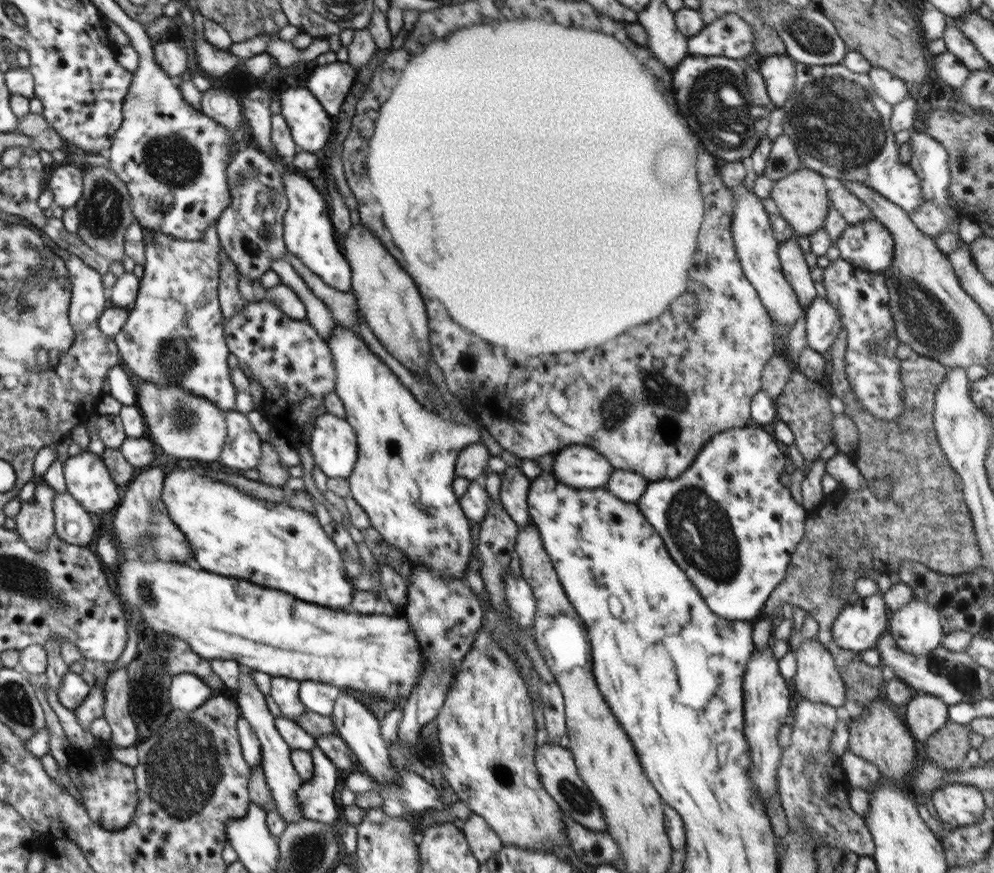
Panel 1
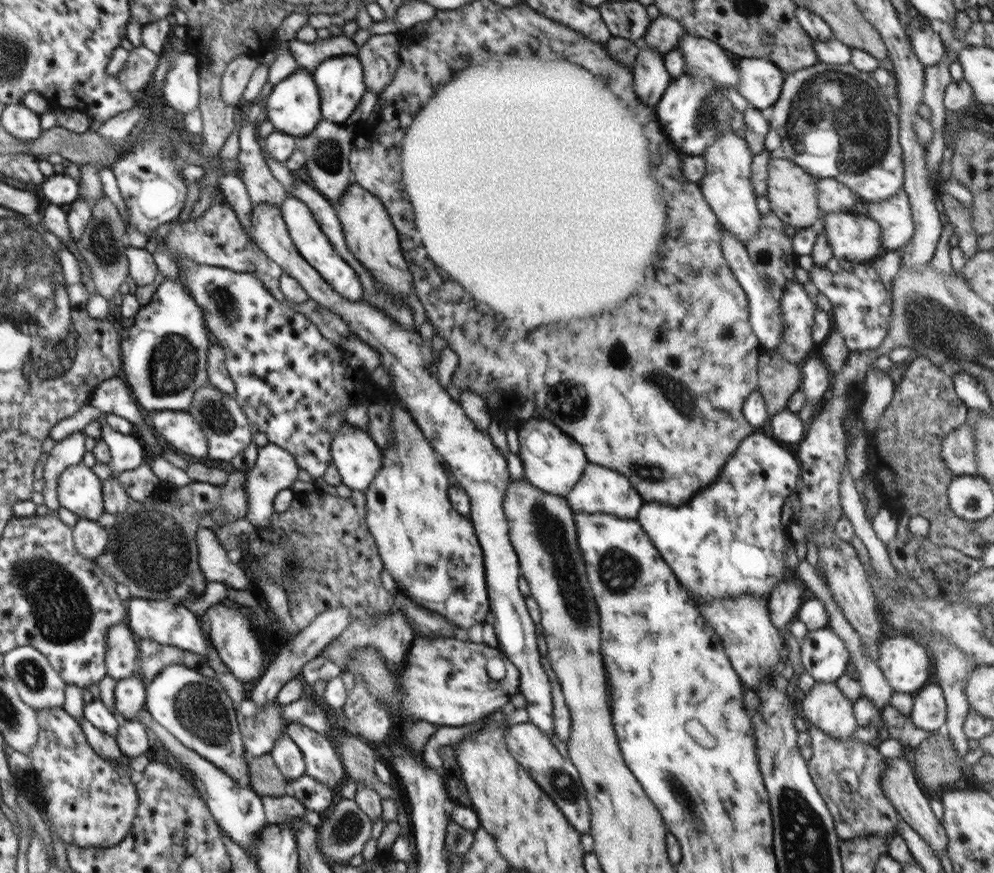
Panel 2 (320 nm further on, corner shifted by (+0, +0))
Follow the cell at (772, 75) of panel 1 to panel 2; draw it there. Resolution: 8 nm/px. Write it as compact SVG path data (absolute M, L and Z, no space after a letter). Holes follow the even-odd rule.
M743 58L737 65L740 73L738 94L757 109L770 108L780 98L786 74L772 61L761 58Z

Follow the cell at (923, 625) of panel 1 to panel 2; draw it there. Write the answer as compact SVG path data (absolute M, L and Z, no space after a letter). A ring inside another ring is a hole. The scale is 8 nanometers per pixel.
M890 634L880 645L877 665L893 692L914 695L930 678L933 663L927 649L911 635Z

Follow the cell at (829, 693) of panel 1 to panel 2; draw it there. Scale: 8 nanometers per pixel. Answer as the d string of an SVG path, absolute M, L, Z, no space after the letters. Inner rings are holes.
M815 682L812 690L805 693L800 710L806 718L804 719L806 722L817 726L832 738L847 740L854 735L857 729L858 724L853 713L853 702L842 694L836 682Z

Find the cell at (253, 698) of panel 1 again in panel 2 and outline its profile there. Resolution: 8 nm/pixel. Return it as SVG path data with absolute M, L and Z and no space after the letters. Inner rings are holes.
M224 601L208 609L208 620L210 620L211 644L218 651L219 657L230 672L243 683L258 680L264 672L263 649L260 637L254 630L250 631L247 616L240 609L231 607Z

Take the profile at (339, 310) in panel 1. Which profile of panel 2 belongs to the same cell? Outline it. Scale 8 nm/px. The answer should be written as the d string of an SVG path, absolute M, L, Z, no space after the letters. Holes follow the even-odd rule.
M270 203L253 204L251 210L251 236L266 256L283 268L283 272L296 278L310 299L339 314L345 320L353 334L381 356L381 366L388 371L394 381L397 395L432 448L454 476L460 487L466 491L471 503L469 521L473 528L484 558L486 586L489 605L494 614L494 630L498 638L498 649L502 656L510 659L520 673L519 692L526 698L526 710L529 721L535 724L550 738L555 734L553 717L552 685L546 671L546 663L538 648L534 619L525 603L525 597L519 589L521 571L519 559L509 538L508 520L504 513L503 496L511 480L507 460L494 447L492 438L465 415L461 403L450 397L440 385L434 374L434 362L439 360L429 341L423 339L416 330L400 326L389 314L372 306L365 299L347 300L332 291L332 287L310 266L296 250L290 238L280 209Z

